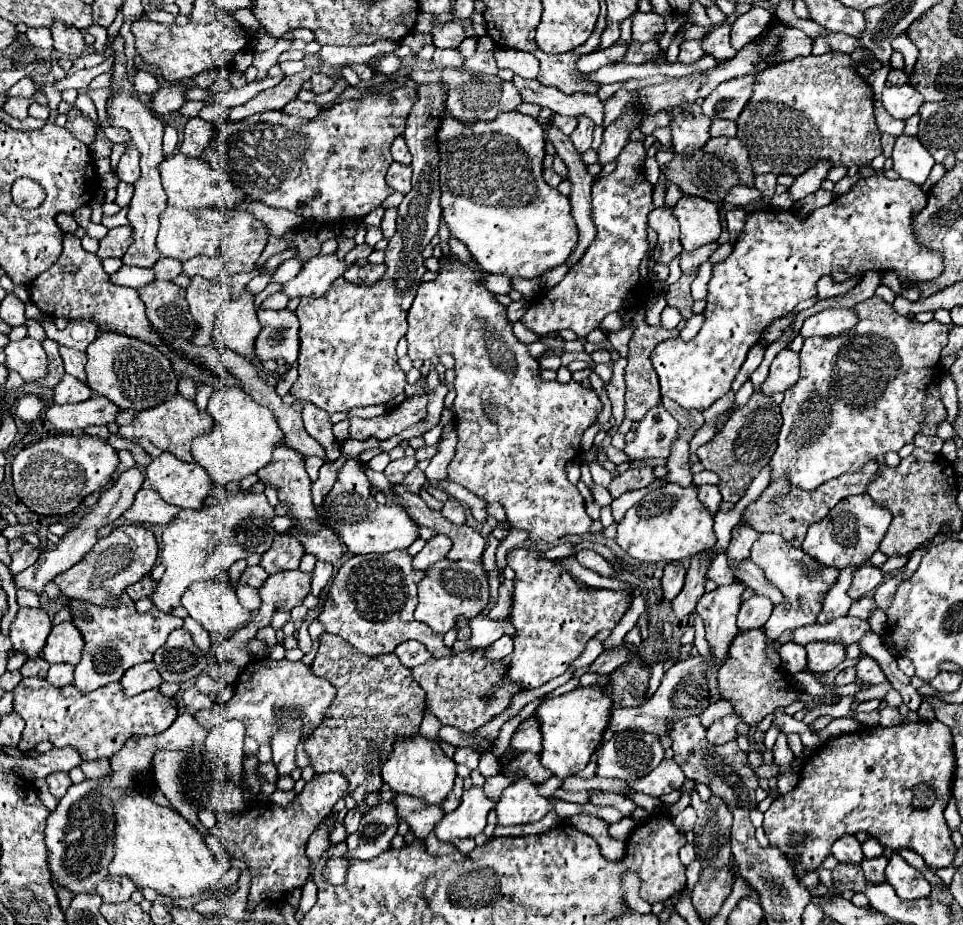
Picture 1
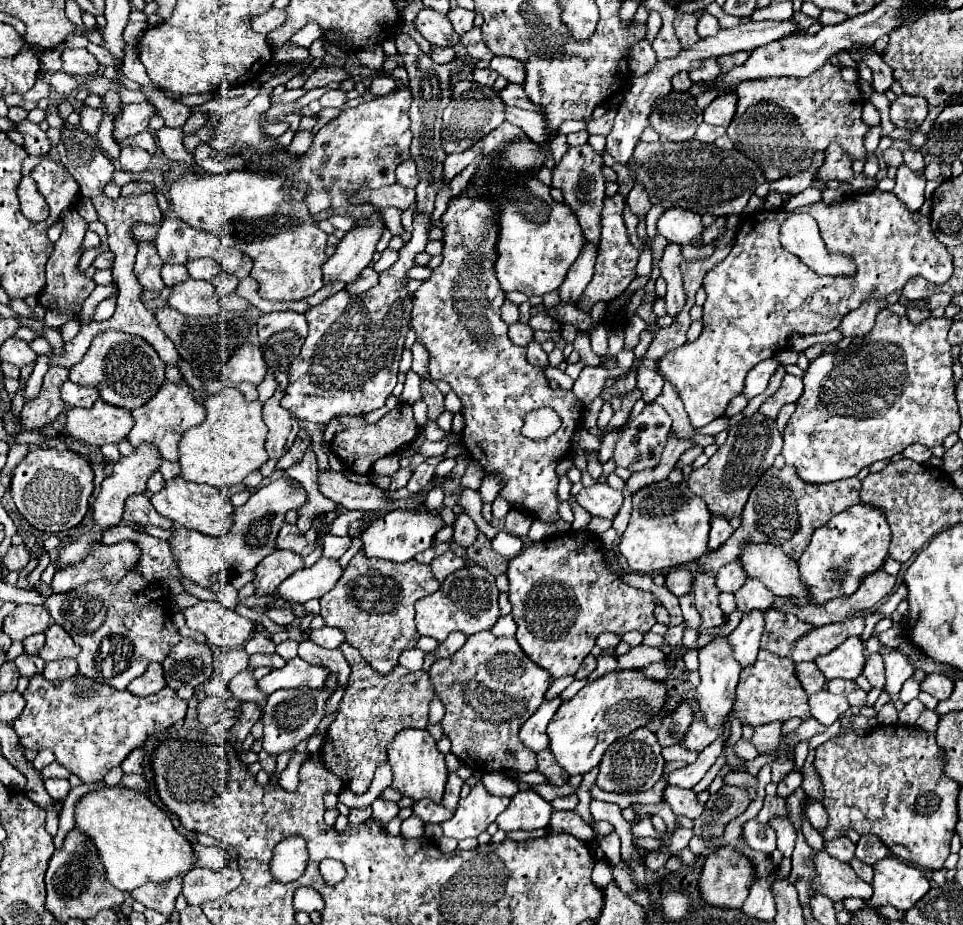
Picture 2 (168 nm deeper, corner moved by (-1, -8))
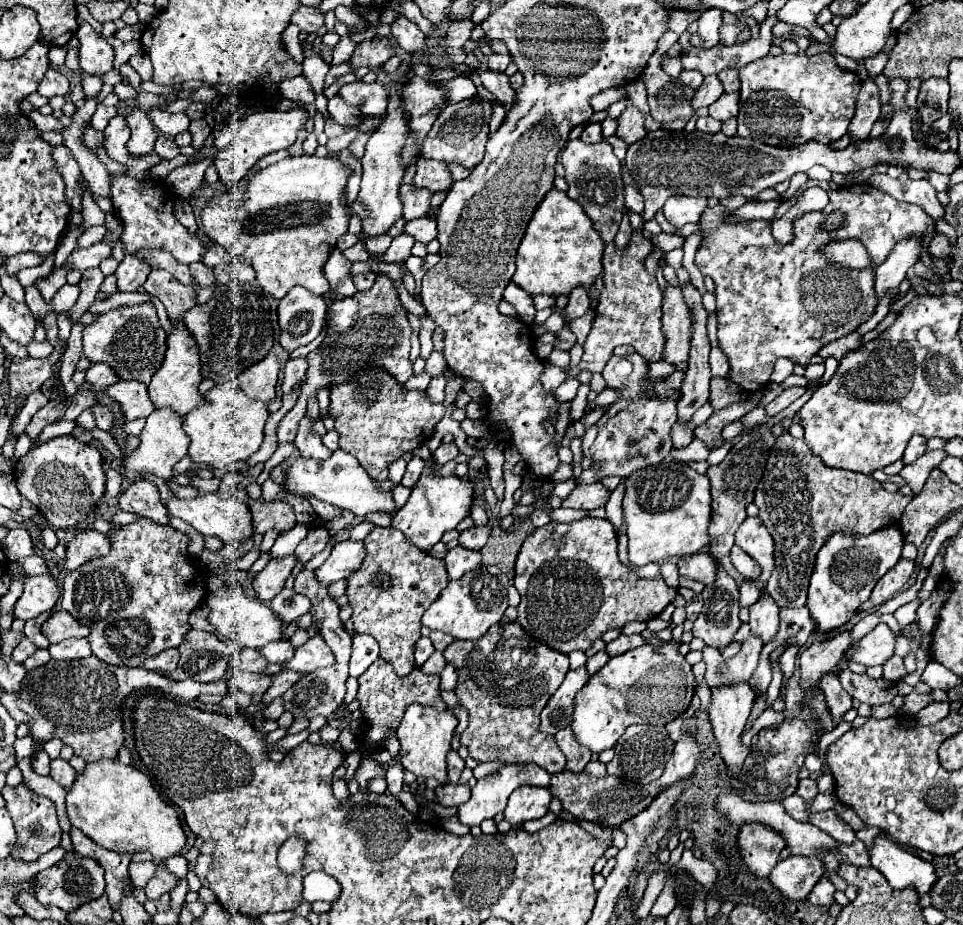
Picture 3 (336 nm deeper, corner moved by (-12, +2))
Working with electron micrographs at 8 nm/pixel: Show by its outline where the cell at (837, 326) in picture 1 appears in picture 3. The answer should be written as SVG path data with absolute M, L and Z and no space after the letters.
M906 237L898 245L894 245L888 259L876 267L876 293L878 299L890 289L898 287L900 281L906 277L906 271L920 261L922 245L916 237Z

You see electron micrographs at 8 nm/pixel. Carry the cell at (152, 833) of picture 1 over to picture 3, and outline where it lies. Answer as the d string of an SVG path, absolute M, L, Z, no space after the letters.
M100 759L88 763L66 793L66 813L76 829L96 845L116 853L148 851L156 859L168 859L178 855L186 843L174 805L162 801L146 773L120 761Z

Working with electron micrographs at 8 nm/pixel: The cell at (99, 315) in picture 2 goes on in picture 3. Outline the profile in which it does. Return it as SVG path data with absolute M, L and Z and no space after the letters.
M116 115L114 119L110 119L110 123L104 131L104 149L106 149L106 155L110 159L114 159L126 167L126 175L112 175L110 173L110 183L112 183L110 201L114 205L116 215L122 221L124 231L122 231L120 239L126 247L126 257L116 269L120 291L136 291L146 281L146 277L150 273L148 265L132 255L138 249L166 249L176 257L176 261L180 261L184 265L190 265L194 261L202 261L202 257L206 253L206 247L202 245L200 237L196 239L194 235L190 235L186 231L186 227L174 217L176 195L166 187L162 189L150 177L150 169L160 163L160 157L154 151L145 156L128 153L128 149L126 149L128 139L130 139L130 129L126 127L124 117Z

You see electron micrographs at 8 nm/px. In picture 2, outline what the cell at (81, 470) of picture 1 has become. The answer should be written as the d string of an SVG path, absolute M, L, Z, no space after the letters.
M37 449L31 451L15 469L13 469L13 479L11 479L11 495L13 501L19 509L19 513L35 527L47 533L59 533L65 529L71 529L81 523L89 509L89 497L93 493L93 467L91 463L81 457L79 453L73 451L59 451L59 449Z

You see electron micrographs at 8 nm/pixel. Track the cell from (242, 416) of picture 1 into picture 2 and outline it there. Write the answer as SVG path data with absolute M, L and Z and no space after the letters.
M225 387L217 395L209 397L205 403L207 419L185 431L179 443L179 463L181 475L195 483L205 483L213 487L231 487L241 483L249 473L259 471L267 461L265 435L267 427L263 421L261 401L245 401L243 393L235 387Z

